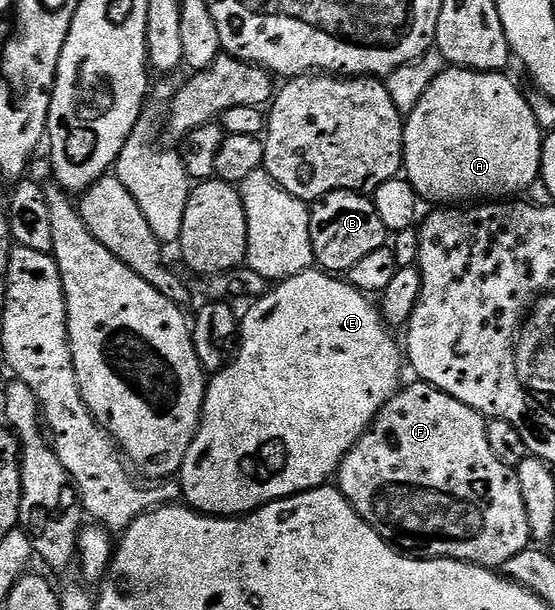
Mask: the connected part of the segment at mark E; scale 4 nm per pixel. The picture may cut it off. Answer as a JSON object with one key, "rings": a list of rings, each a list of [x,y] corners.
{"rings":[[[312,268],[272,285],[267,294],[259,296],[250,303],[252,306],[248,308],[247,315],[242,315],[241,318],[237,353],[208,381],[199,431],[195,433],[193,444],[189,444],[189,452],[185,452],[183,466],[179,469],[181,498],[186,505],[201,514],[210,514],[212,518],[234,518],[252,514],[254,510],[260,510],[270,502],[326,486],[338,475],[339,465],[343,463],[353,444],[361,440],[361,436],[379,415],[382,406],[400,389],[399,369],[405,366],[400,343],[399,346],[395,343],[395,338],[391,335],[394,333],[384,322],[380,307],[376,303],[374,306],[371,302],[374,301],[368,295],[353,288],[342,277],[332,276],[319,268]]]}

